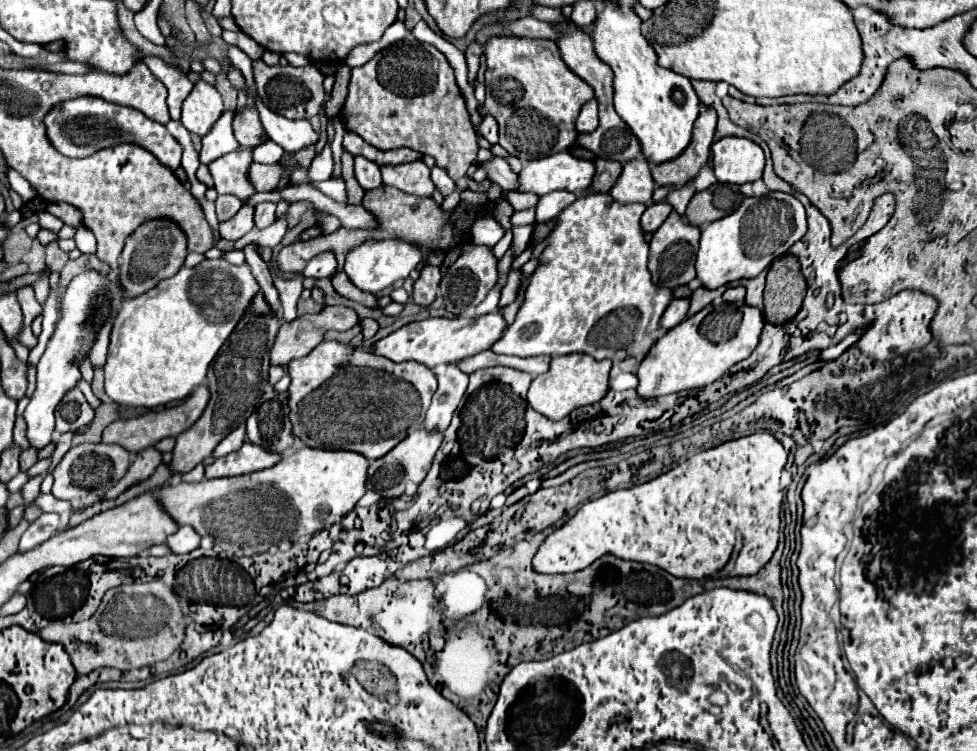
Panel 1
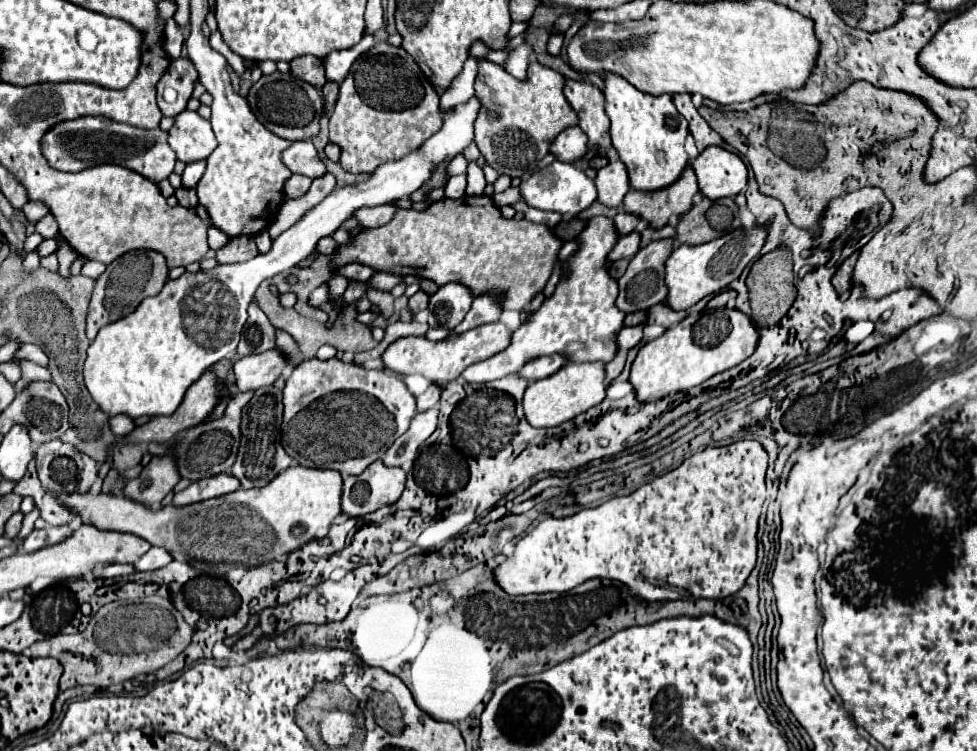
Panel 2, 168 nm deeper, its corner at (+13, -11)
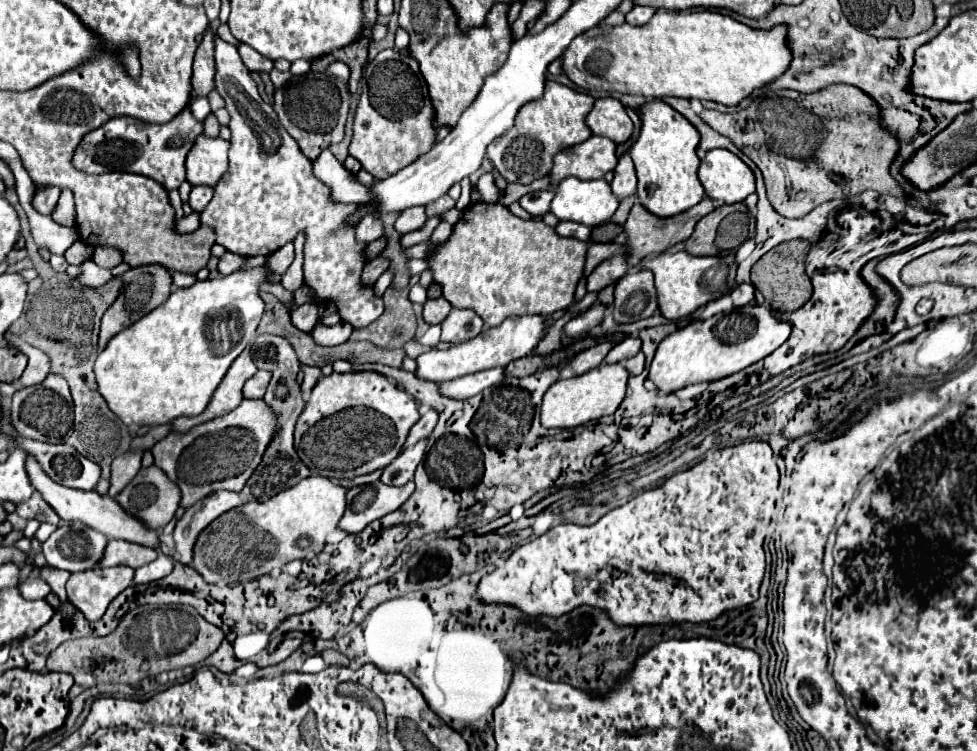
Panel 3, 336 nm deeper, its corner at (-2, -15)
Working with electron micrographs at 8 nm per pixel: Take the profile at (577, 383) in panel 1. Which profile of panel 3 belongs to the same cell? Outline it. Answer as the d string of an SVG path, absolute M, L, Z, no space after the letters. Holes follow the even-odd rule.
M622 363L598 365L584 375L556 381L544 393L544 399L542 399L542 425L548 429L550 427L570 429L570 427L578 427L588 421L600 419L604 415L612 415L624 399L626 381L628 381L628 371Z

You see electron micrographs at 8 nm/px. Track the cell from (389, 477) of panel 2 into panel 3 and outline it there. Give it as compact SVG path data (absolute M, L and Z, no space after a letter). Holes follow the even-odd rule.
M380 481L366 487L352 487L346 493L346 511L338 529L346 533L360 533L368 523L396 511L410 495L414 483L404 487L384 487Z

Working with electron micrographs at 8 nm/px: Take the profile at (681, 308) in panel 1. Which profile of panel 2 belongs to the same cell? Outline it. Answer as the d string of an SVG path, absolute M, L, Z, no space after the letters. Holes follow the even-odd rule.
M637 325L637 327L623 327L621 335L617 335L619 349L631 349L631 347L639 345L639 341L643 339L643 329L645 329L645 325Z

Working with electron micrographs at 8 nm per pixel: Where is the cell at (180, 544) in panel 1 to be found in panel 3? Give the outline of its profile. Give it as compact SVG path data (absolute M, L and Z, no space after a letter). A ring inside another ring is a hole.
M160 553L156 561L152 561L148 565L142 565L134 571L134 583L136 585L152 583L152 581L158 581L158 579L166 577L170 571L172 571L172 559Z

